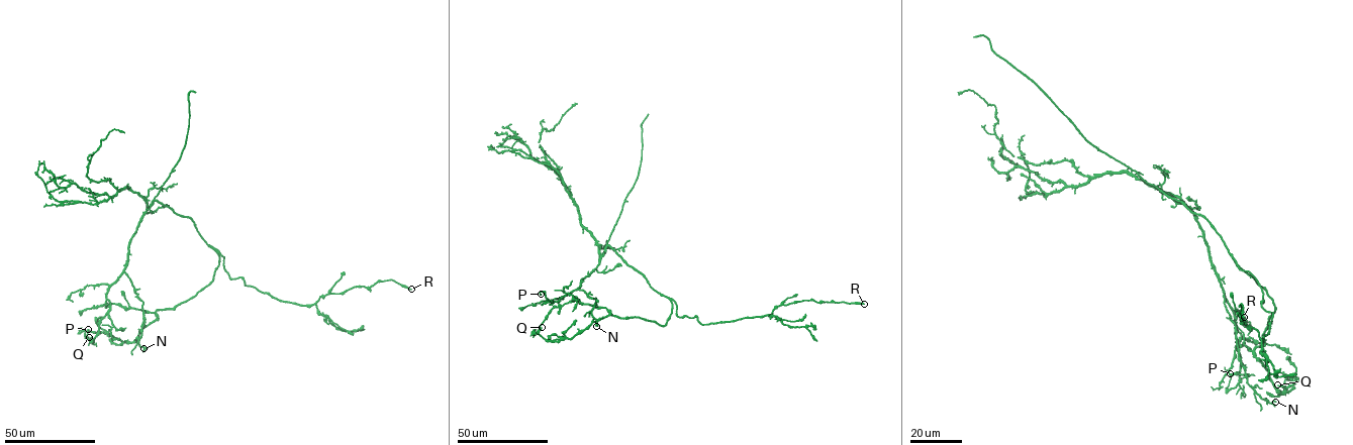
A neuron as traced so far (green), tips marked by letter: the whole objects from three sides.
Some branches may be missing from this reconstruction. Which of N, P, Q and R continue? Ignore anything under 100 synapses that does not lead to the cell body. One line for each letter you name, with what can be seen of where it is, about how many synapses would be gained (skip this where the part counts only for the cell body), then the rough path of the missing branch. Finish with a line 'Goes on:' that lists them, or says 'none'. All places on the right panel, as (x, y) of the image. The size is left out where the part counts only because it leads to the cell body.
Goes on: none

